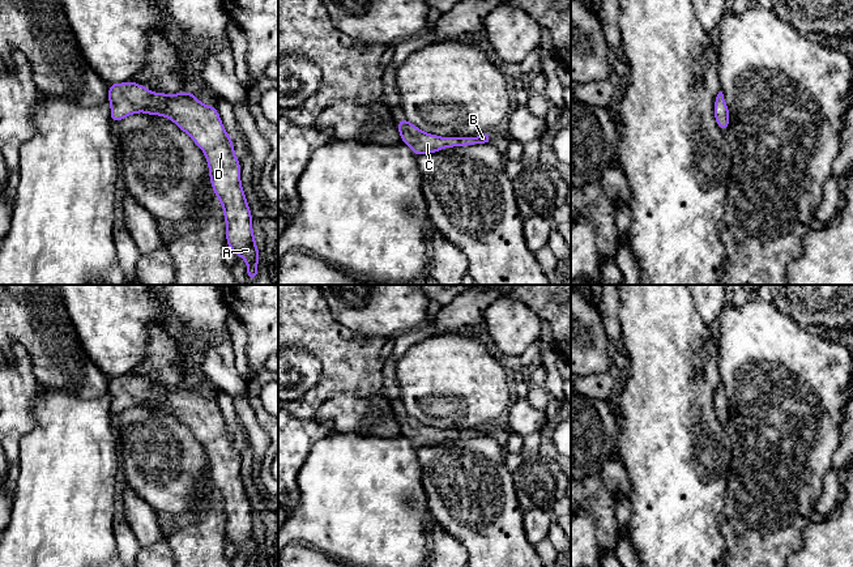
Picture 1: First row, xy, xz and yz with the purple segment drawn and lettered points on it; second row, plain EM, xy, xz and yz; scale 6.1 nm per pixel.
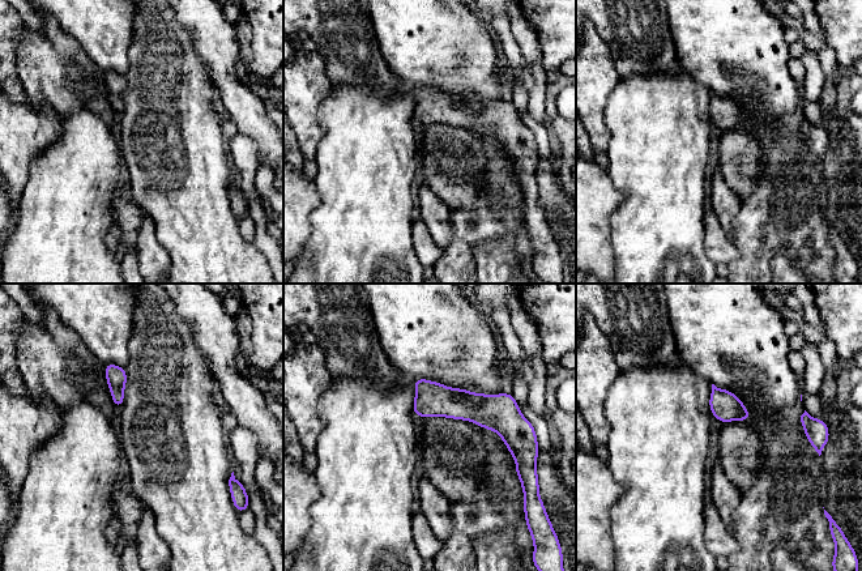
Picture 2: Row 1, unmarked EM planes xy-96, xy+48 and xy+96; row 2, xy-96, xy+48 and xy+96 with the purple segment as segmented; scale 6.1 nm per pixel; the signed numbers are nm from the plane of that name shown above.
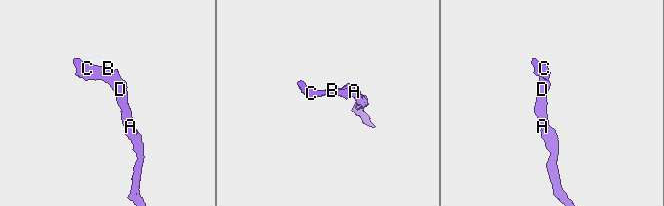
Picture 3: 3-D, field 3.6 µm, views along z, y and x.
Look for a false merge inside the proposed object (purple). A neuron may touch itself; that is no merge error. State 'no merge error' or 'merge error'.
no merge error

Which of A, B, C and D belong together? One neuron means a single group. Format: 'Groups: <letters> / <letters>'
Groups: A B C D

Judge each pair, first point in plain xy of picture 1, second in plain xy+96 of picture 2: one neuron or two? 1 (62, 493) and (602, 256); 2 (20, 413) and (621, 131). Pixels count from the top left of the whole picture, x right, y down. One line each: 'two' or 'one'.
1: two
2: two

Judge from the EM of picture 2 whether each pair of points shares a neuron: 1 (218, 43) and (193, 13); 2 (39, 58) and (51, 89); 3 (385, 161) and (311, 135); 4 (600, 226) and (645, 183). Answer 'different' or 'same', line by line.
1: same
2: same
3: different
4: different

